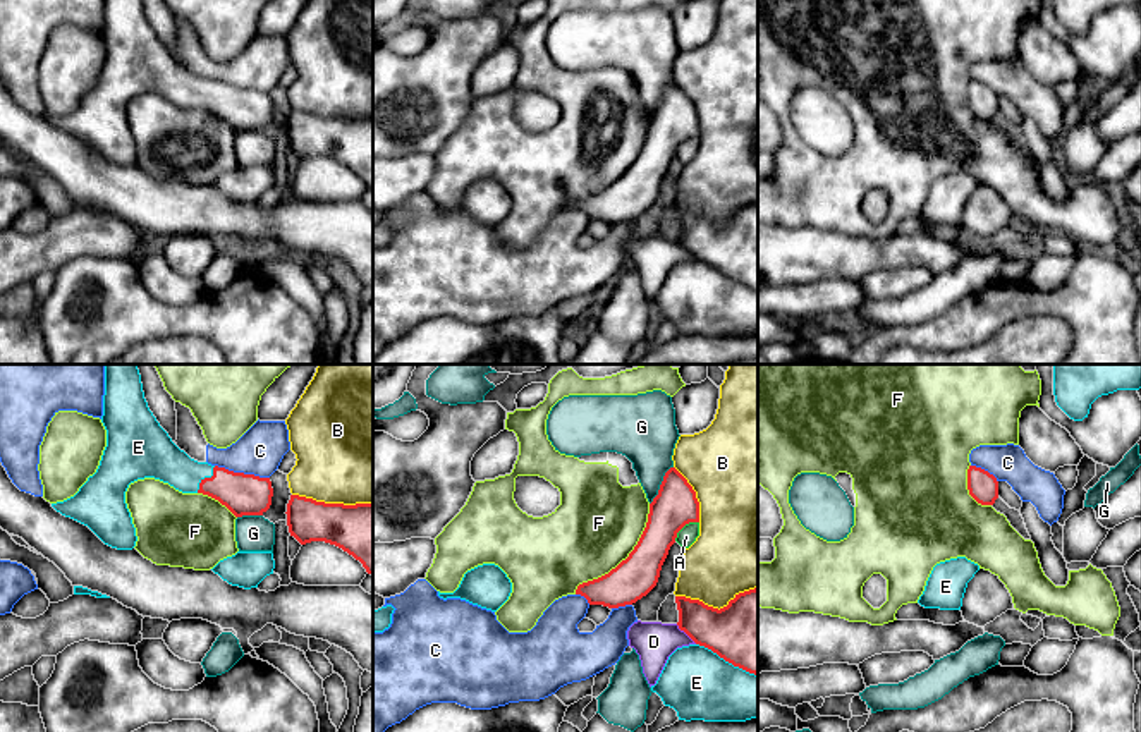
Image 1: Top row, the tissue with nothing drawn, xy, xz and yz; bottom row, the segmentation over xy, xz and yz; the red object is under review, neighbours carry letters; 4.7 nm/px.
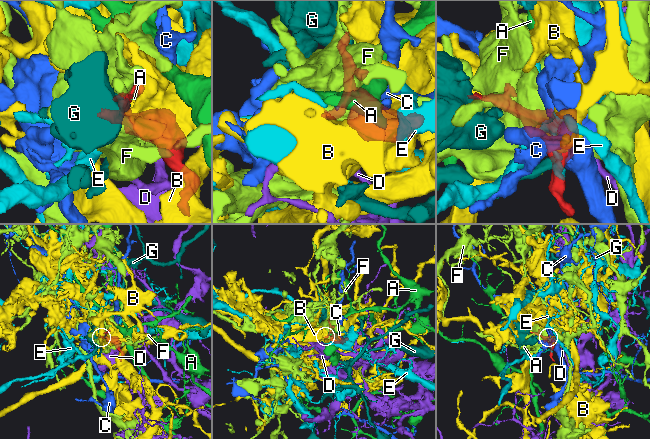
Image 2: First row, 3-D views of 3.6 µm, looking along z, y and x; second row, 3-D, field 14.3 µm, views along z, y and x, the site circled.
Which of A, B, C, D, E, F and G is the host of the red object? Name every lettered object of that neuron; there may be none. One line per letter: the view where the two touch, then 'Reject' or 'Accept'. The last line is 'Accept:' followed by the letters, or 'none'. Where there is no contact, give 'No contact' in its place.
A: Touches red in xz. Reject
B: Touches red in xz. Reject
C: Touches red in xy. Reject
D: Touches red in xz. Reject
E: Touches red in xz. Accept
F: Touches red in xz. Reject
G: Touches red in xz. Reject
Accept: E

